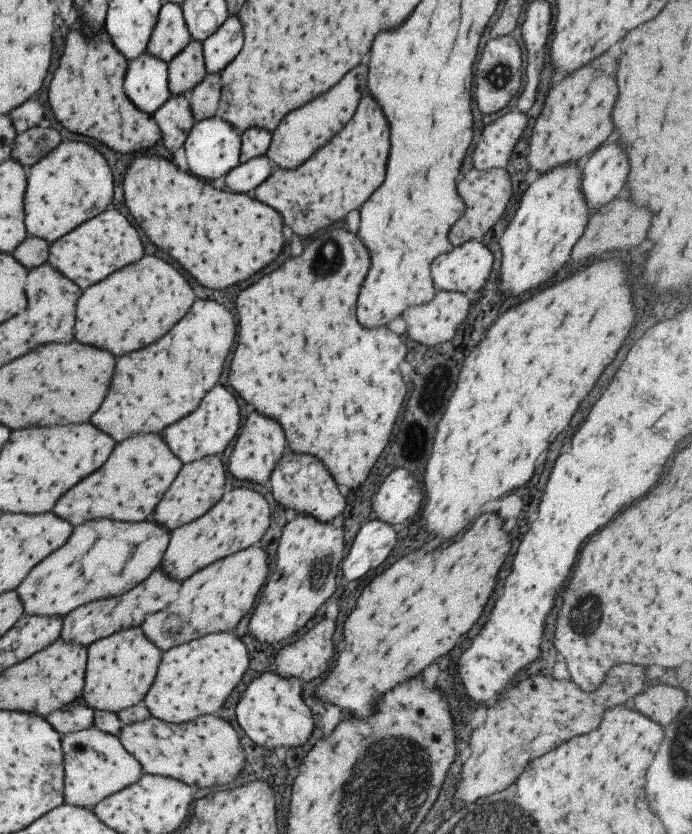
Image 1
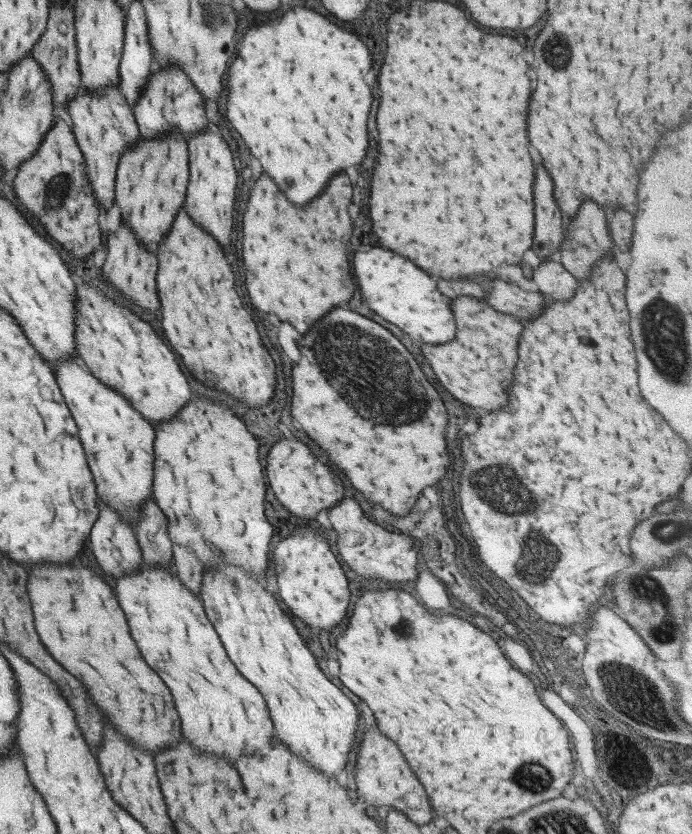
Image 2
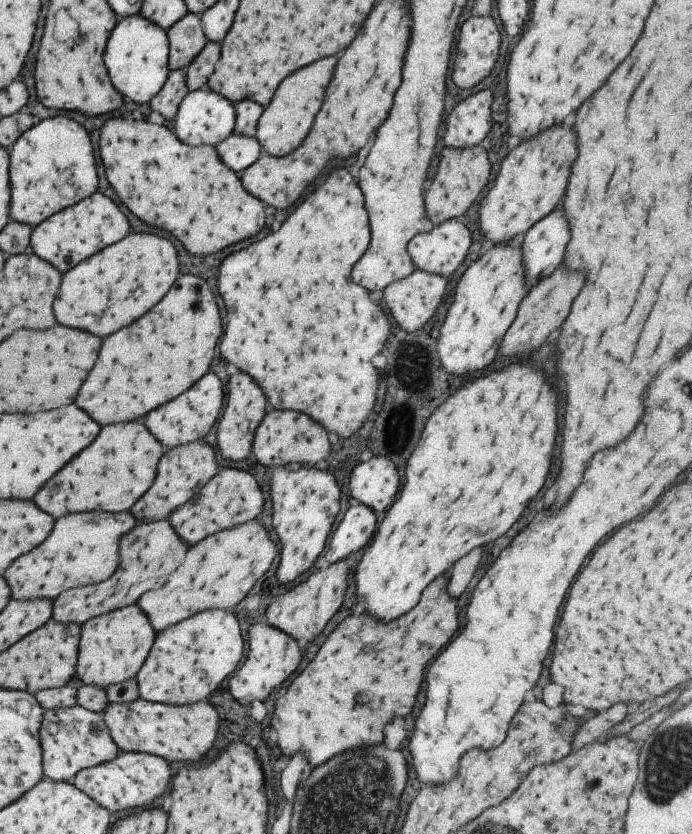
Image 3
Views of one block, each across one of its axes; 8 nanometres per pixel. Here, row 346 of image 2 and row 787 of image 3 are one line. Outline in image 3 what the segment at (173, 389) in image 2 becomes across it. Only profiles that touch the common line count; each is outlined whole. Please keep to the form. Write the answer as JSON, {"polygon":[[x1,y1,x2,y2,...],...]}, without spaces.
{"polygon":[[119,752,109,762,79,771,72,778,71,784,91,797,99,806,113,813,117,810,133,810,151,804,157,796,165,792,169,778,171,770,163,758,147,753]]}

